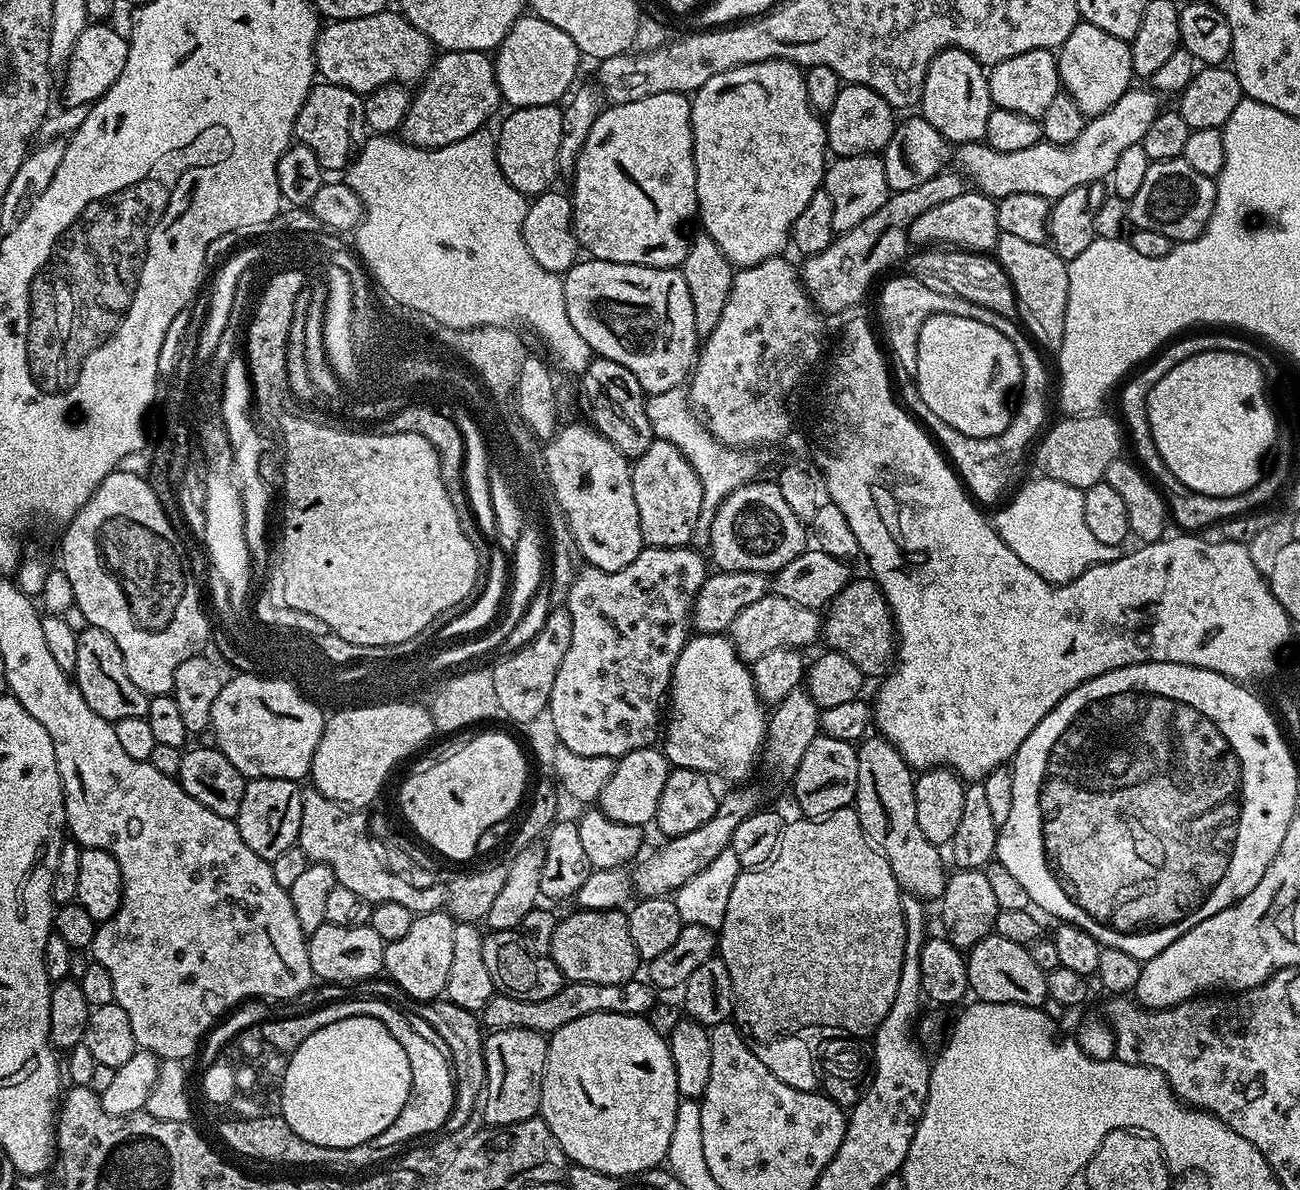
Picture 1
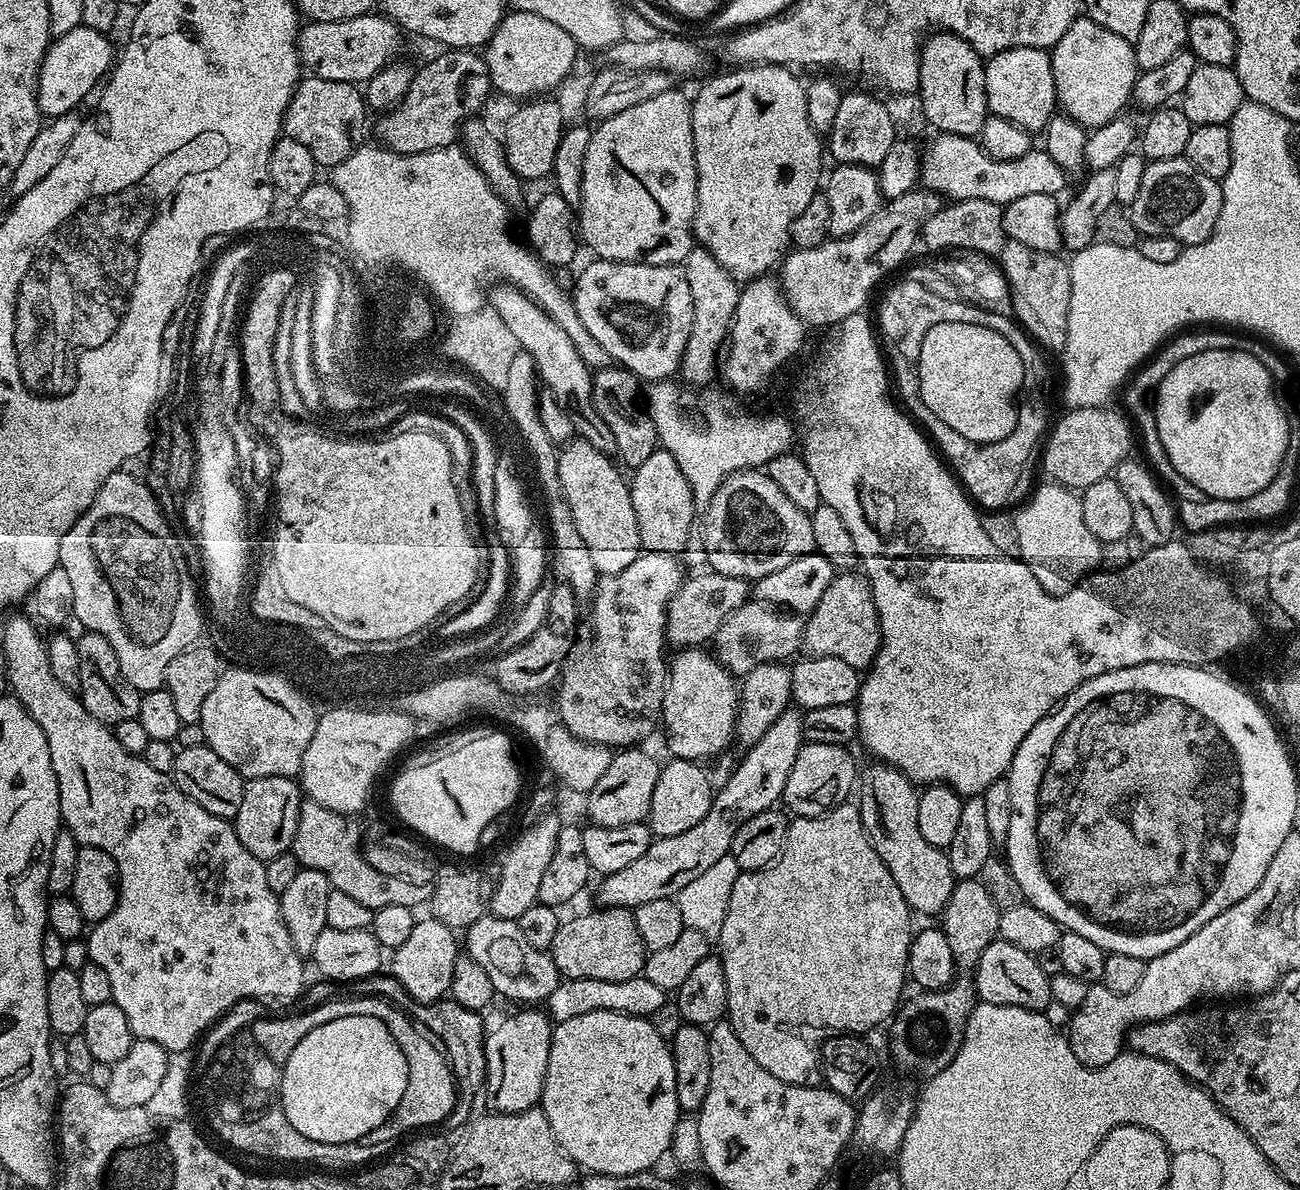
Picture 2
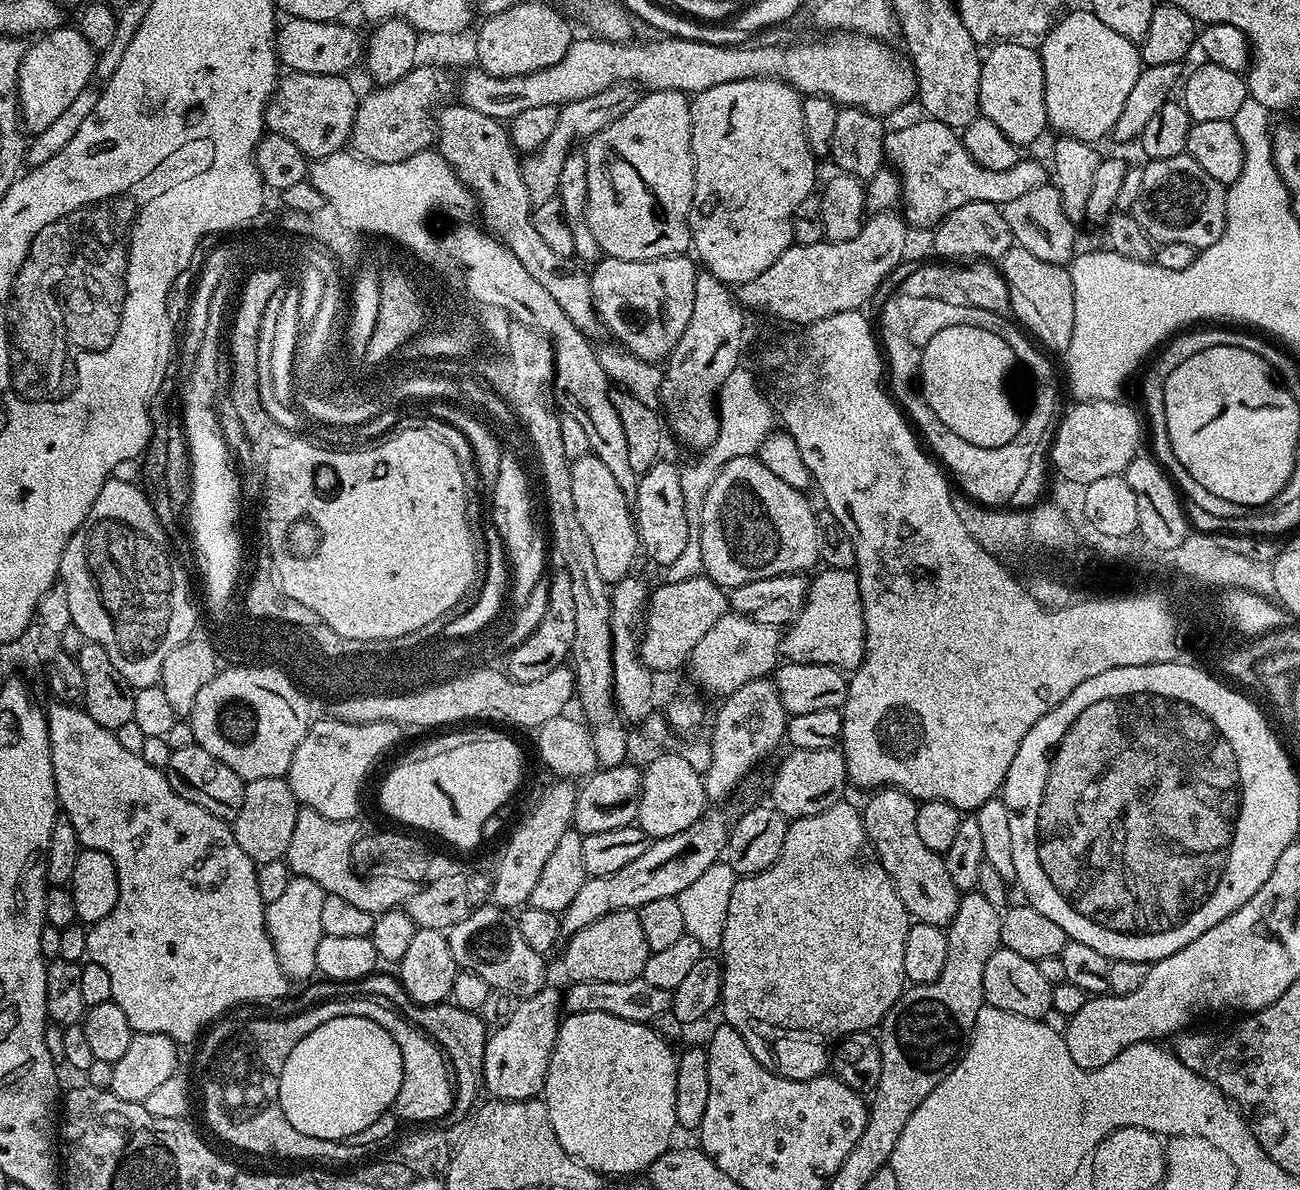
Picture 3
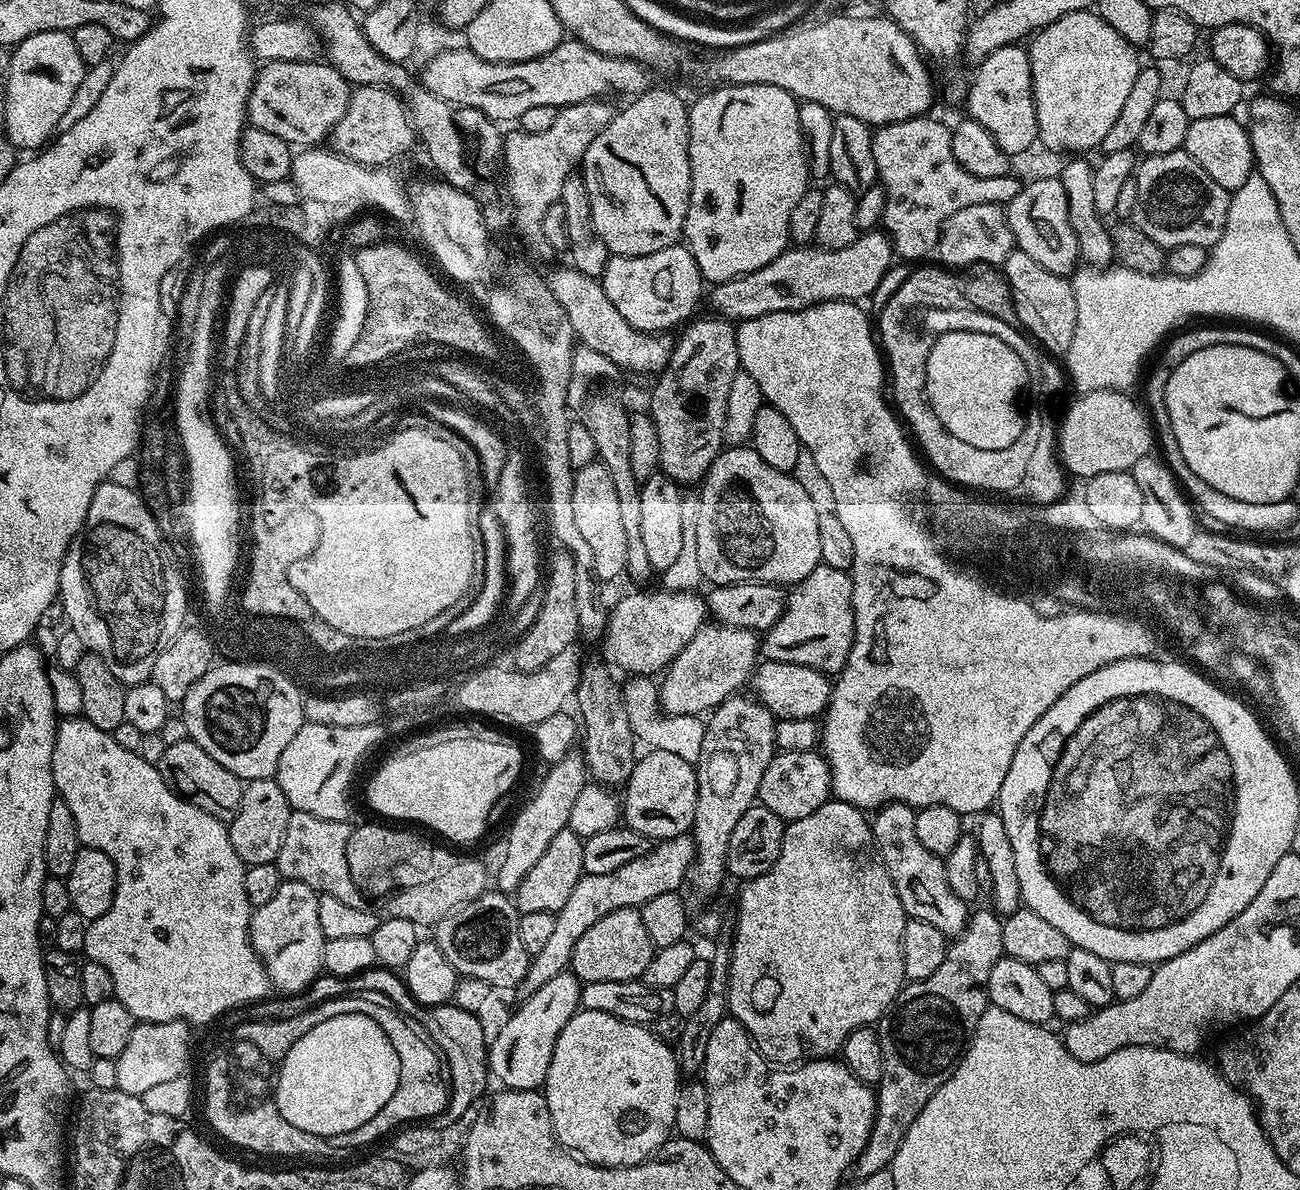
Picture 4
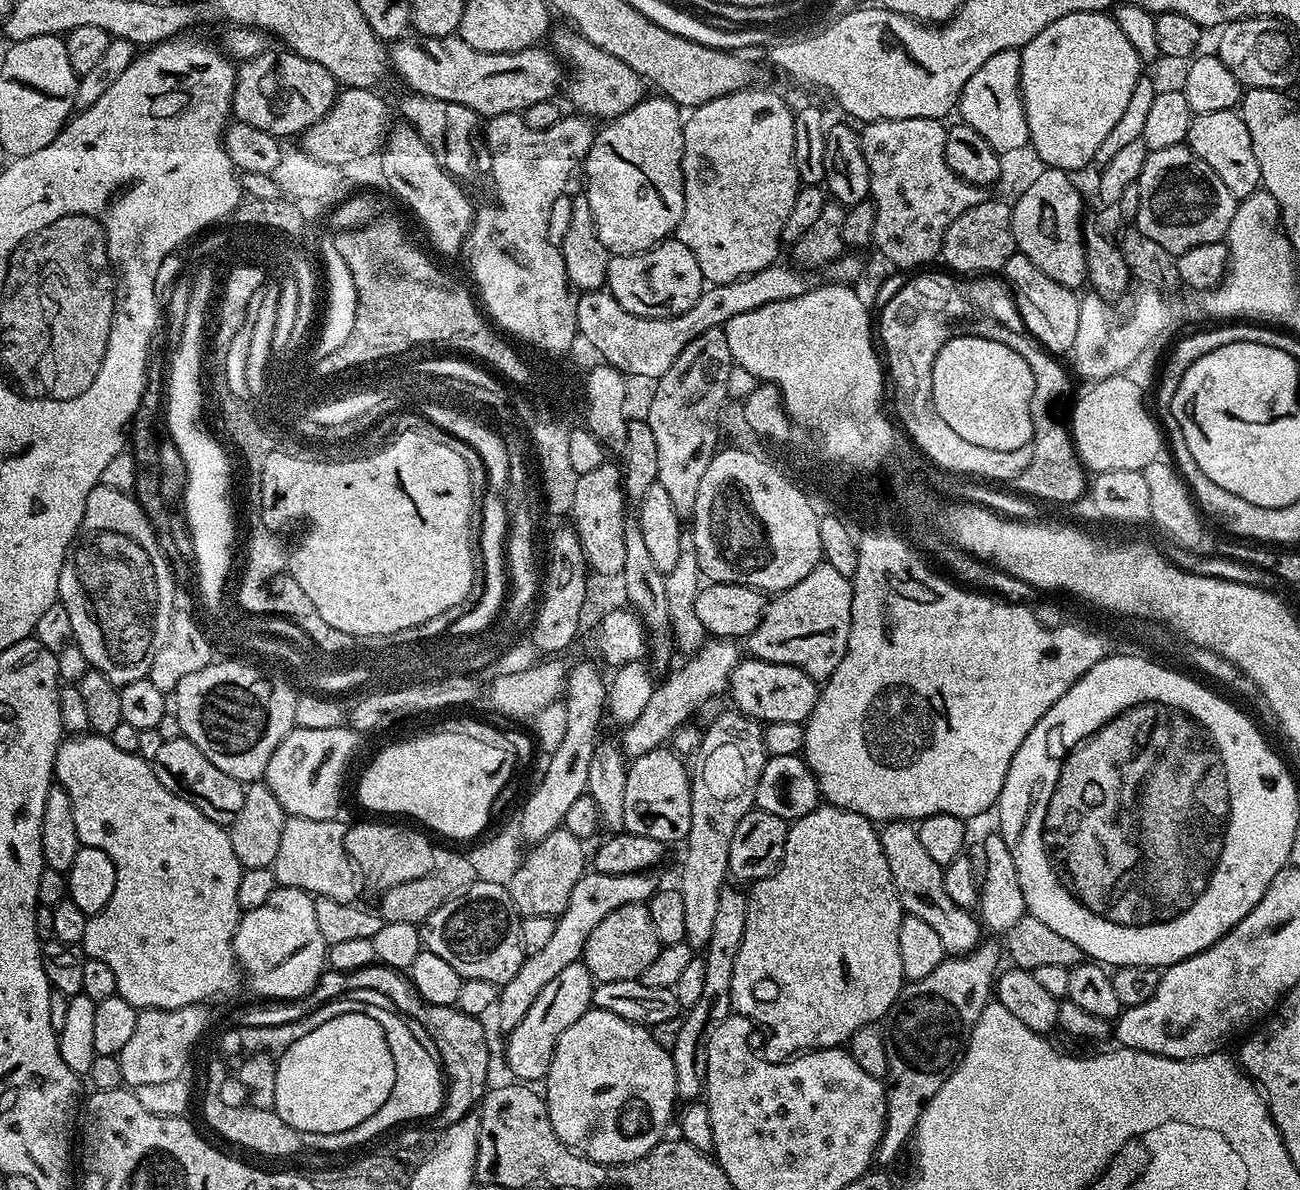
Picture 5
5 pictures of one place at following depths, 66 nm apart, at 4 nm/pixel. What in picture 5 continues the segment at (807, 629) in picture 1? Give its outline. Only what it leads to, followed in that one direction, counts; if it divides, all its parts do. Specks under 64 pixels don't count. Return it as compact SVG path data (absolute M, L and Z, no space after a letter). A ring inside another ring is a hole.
M708 638L697 652L685 659L688 661L681 668L673 667L661 679L665 680L655 685L650 702L646 702L646 710L642 710L642 714L638 714L638 718L634 718L634 722L621 731L624 733L618 737L618 743L625 757L650 754L650 750L667 745L676 728L682 727L691 716L697 715L702 702L723 697L728 691L728 680L742 659L742 653L736 647L730 640Z

